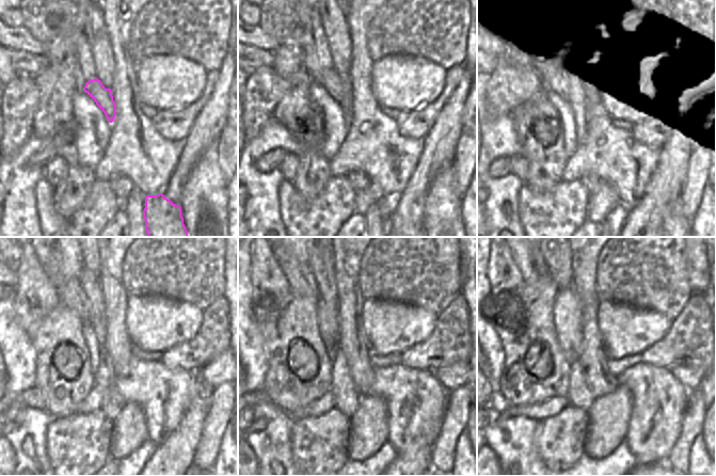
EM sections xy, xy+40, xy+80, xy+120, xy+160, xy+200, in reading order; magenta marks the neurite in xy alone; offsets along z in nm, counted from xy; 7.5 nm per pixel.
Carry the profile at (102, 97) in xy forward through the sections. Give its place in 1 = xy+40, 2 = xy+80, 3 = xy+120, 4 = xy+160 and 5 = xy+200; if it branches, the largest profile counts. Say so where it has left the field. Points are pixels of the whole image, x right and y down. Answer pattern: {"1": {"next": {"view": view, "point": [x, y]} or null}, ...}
{"1": {"next": {"view": "xy+40", "point": [339, 88]}}, "2": {"next": {"view": "xy+80", "point": [557, 72]}}, "3": {"next": {"view": "xy+120", "point": [68, 288]}}, "4": {"next": {"view": "xy+160", "point": [302, 283]}}, "5": {"next": {"view": "xy+200", "point": [528, 258]}}}

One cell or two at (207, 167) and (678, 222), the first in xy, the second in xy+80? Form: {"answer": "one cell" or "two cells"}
{"answer": "one cell"}

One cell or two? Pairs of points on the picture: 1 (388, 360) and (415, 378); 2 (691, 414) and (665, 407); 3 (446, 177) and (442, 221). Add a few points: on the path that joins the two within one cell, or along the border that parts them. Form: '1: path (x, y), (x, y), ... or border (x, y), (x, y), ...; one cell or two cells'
1: border (400, 363), (374, 368); two cells
2: border (689, 392), (689, 400), (681, 423), (679, 437); two cells
3: path (443, 188), (442, 210); one cell

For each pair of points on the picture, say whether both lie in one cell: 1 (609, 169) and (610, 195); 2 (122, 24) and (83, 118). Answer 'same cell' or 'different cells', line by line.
1: different cells
2: different cells

